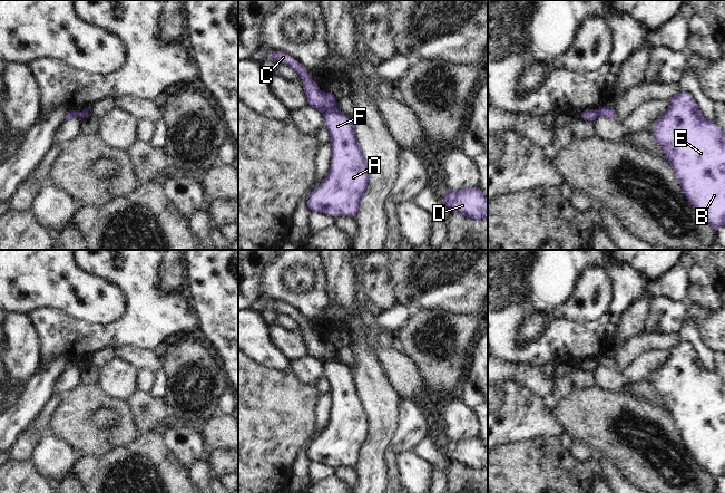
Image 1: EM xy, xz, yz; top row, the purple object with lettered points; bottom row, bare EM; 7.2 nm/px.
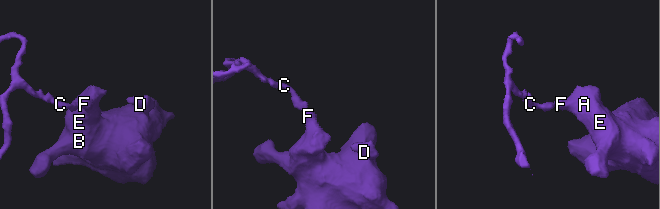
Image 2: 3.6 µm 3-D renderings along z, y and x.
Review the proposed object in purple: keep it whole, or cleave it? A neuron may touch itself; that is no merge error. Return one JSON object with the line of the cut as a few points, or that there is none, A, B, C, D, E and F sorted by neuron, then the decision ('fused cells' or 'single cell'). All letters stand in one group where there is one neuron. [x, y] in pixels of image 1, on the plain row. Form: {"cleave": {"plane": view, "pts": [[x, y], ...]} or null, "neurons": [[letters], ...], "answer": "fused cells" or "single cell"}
{"cleave": {"plane": "xz", "pts": [[335, 357], [322, 361]]}, "neurons": [["A", "B", "D", "E", "F"], ["C"]], "answer": "fused cells"}

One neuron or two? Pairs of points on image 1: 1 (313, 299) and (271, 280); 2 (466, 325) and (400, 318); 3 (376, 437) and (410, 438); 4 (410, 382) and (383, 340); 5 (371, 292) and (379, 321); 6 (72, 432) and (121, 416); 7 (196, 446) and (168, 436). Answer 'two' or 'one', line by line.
1: one
2: two
3: two
4: two
5: two
6: one
7: one

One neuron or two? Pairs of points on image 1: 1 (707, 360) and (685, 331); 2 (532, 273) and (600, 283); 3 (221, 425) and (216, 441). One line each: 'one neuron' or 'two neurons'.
1: one neuron
2: two neurons
3: one neuron

